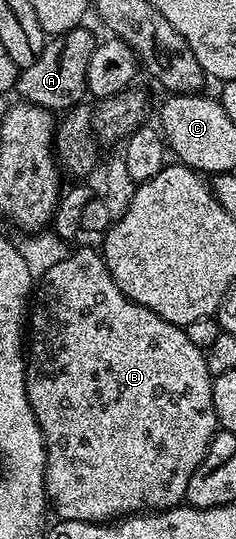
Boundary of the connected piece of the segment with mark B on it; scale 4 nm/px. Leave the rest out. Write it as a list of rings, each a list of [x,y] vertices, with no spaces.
[[[91,247],[66,253],[59,264],[55,264],[43,275],[35,286],[35,297],[31,302],[31,313],[27,318],[27,361],[25,363],[25,387],[33,411],[45,431],[47,447],[47,502],[62,522],[108,522],[124,518],[130,514],[144,514],[155,510],[169,510],[185,502],[187,484],[195,468],[207,456],[214,434],[218,433],[219,423],[213,399],[214,375],[210,374],[205,359],[205,351],[195,348],[187,340],[187,332],[182,327],[163,320],[155,312],[143,308],[131,300],[115,284],[107,268],[104,257]]]

